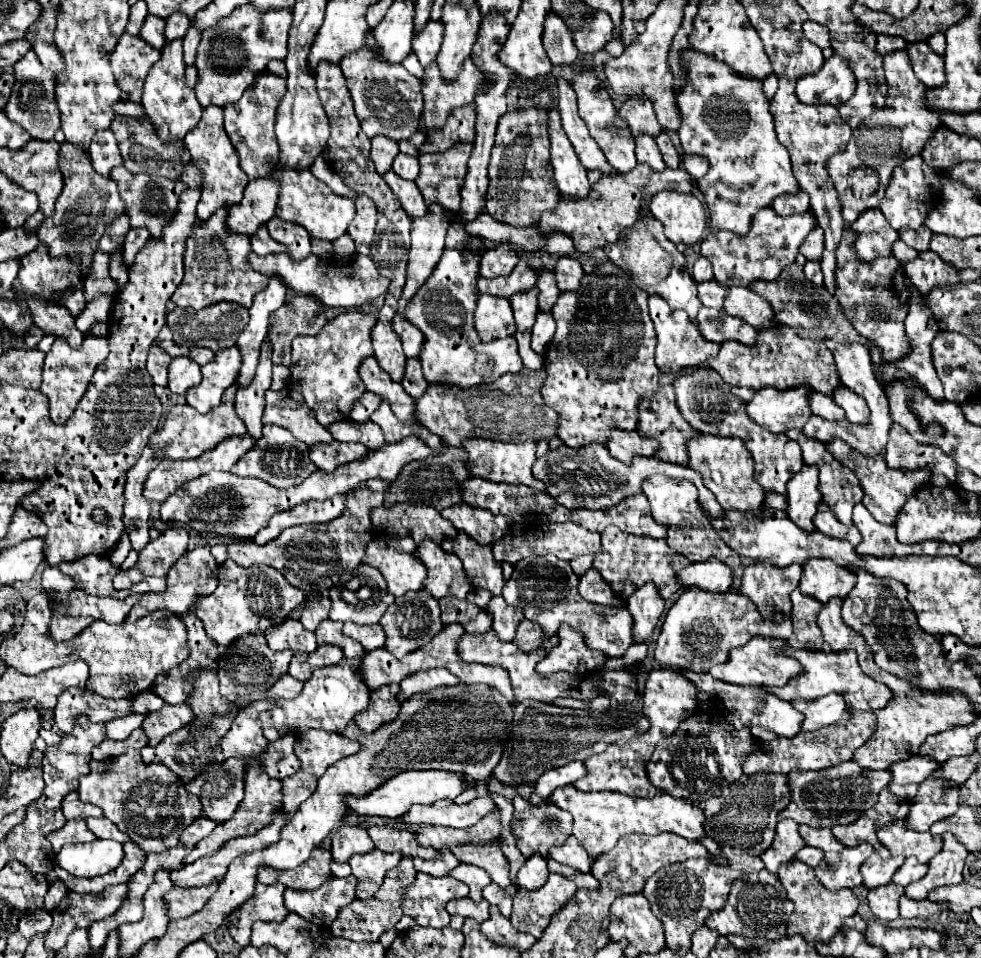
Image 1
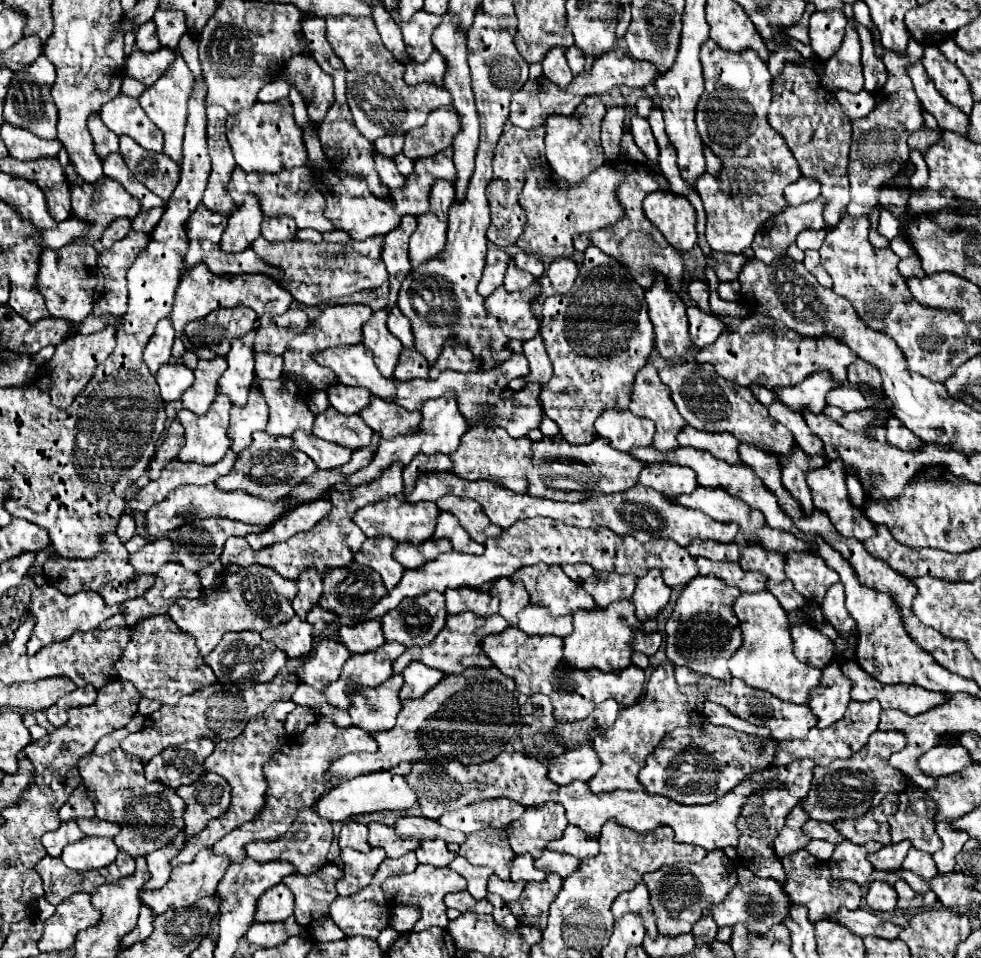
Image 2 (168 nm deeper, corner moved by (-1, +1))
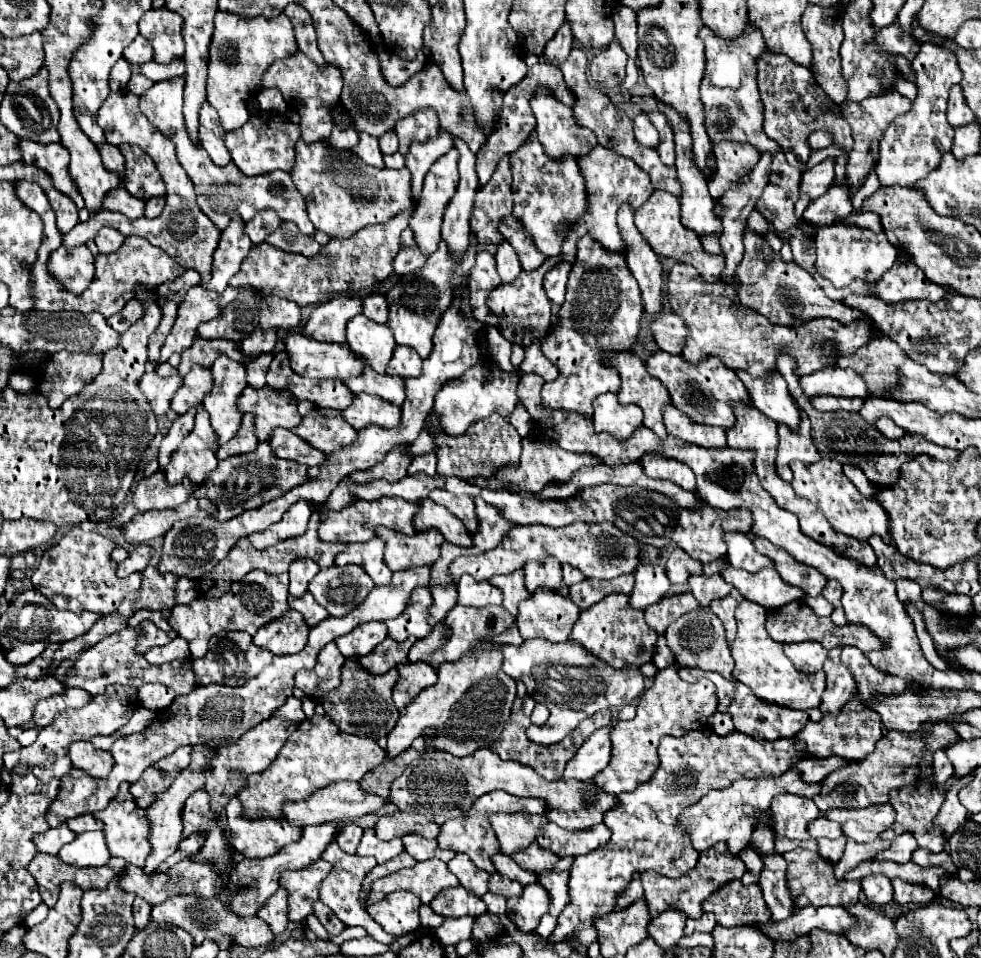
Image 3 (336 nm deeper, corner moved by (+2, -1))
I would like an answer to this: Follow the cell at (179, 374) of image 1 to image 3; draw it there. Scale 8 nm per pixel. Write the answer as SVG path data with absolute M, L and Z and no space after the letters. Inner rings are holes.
M149 369L141 381L139 381L139 389L145 393L147 401L151 403L151 409L155 413L155 417L161 417L169 411L169 403L173 399L173 395L177 393L177 389L181 387L181 375L171 375L171 377L159 377L155 373L155 369Z

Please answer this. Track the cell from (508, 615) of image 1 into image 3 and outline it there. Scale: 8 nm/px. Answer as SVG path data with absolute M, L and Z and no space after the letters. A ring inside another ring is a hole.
M517 569L517 571L507 573L507 575L495 575L489 581L503 591L503 607L513 617L517 617L517 605L519 605L519 601L523 601L523 599L529 597L529 591L525 591L525 583L523 583L523 571Z

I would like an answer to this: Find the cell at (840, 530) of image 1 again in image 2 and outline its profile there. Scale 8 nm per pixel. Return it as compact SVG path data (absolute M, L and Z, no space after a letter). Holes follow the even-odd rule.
M836 459L836 461L828 461L824 467L808 473L806 481L808 481L808 487L814 497L814 507L824 511L830 517L836 531L842 537L856 537L858 541L866 541L868 537L872 537L872 533L876 533L874 525L868 521L868 517L864 517L864 511L856 513L856 509L852 509L852 505L848 505L848 489L844 485L844 477L846 477L844 463L840 459Z

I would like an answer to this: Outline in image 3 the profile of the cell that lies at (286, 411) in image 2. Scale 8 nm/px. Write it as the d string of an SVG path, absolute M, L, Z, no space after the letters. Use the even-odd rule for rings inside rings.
M245 387L241 397L237 399L237 409L245 413L253 413L255 419L255 435L259 441L265 441L269 431L283 427L293 429L301 423L301 415L297 413L297 401L287 391L271 391L269 387L253 389Z

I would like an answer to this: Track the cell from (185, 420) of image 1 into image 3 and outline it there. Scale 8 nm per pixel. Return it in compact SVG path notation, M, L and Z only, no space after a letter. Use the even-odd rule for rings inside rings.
M199 407L195 429L185 437L183 445L175 449L171 461L163 467L167 483L175 485L183 479L189 479L195 485L201 483L201 479L205 479L205 475L217 467L215 451L217 447L213 447L213 429L209 415L205 415L205 407Z

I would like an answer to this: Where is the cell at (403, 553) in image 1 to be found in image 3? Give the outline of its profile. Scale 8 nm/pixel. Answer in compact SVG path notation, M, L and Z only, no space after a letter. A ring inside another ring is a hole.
M379 537L369 539L365 543L349 543L349 547L345 547L345 551L335 557L335 565L359 565L367 571L375 585L387 585L393 573L383 563L383 549L385 543Z

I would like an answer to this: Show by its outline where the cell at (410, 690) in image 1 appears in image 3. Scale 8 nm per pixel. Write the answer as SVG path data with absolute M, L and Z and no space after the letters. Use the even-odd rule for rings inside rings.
M405 663L397 667L399 679L393 689L393 703L401 711L405 709L423 689L437 683L437 673L429 663Z

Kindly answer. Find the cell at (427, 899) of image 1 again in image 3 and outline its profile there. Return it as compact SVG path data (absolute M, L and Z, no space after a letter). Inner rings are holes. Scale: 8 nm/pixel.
M429 859L429 861L421 861L411 869L399 869L379 881L375 881L371 885L371 893L367 897L367 905L373 905L381 899L385 899L385 895L405 889L415 893L425 905L431 903L431 899L447 887L455 887L459 885L459 881L451 875L451 871L447 869L447 865L439 859Z

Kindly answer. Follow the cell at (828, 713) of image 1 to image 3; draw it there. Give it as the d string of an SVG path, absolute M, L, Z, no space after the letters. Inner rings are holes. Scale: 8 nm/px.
M835 647L829 651L827 661L823 665L823 671L827 675L827 689L823 693L821 711L823 713L837 713L857 693L857 683L853 673L841 663L841 647Z

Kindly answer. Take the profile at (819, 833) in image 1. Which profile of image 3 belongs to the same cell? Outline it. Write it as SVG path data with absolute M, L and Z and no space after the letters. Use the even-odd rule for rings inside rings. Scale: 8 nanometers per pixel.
M819 817L817 821L809 823L809 835L815 837L815 839L821 839L821 837L829 837L829 839L837 839L843 835L841 831L841 825L837 821L831 821L827 817Z

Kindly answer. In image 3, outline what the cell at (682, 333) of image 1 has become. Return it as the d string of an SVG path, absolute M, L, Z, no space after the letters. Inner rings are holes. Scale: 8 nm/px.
M623 203L619 207L617 225L621 231L621 239L625 243L627 265L643 293L645 311L657 315L657 311L661 311L661 285L663 285L661 261L645 243L643 235L637 231L633 223L633 207L629 203Z

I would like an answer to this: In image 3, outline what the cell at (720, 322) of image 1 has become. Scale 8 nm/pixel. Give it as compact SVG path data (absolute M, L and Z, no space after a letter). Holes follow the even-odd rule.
M659 313L651 319L651 337L659 345L661 351L669 351L673 355L681 355L681 347L685 343L685 323L671 313Z

